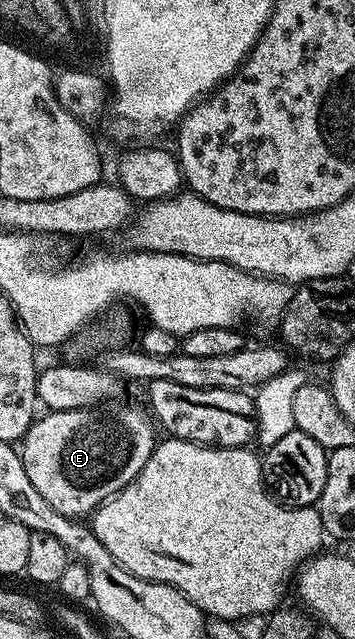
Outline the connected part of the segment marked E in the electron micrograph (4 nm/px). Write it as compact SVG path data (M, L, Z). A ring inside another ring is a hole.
M108 401L97 407L78 407L68 411L47 411L36 418L23 436L21 454L25 473L29 473L33 489L37 489L57 513L78 520L90 516L106 499L116 495L122 487L128 487L155 452L157 427L148 412L131 403L119 402Z

